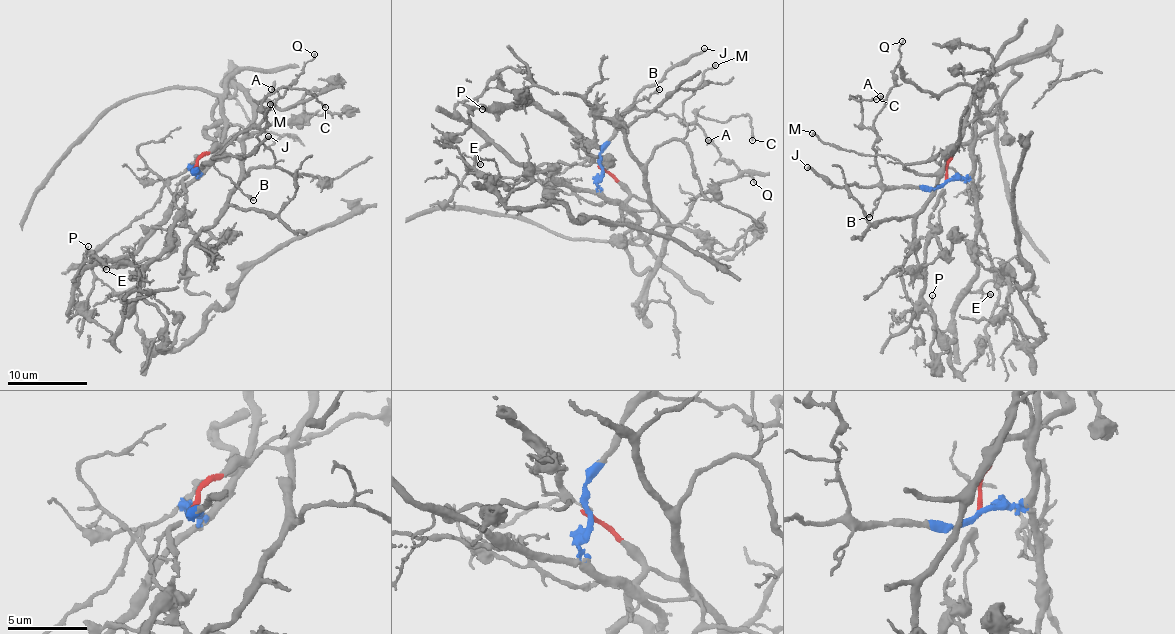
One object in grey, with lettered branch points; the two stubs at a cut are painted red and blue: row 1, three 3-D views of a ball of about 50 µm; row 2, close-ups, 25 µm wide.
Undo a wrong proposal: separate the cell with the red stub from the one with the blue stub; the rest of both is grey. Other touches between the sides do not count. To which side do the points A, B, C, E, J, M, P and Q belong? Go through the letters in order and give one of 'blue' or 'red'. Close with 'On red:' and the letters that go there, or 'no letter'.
A: blue
B: blue
C: blue
E: blue
J: blue
M: red
P: blue
Q: blue
On red: M

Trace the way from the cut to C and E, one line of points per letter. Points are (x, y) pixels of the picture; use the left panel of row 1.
C: (195, 172), (192, 170), (217, 157), (242, 132), (261, 121), (261, 102), (277, 90), (305, 88), (326, 108)
E: (195, 172), (199, 173), (196, 171), (177, 198), (170, 218), (138, 248), (97, 261), (106, 269)

